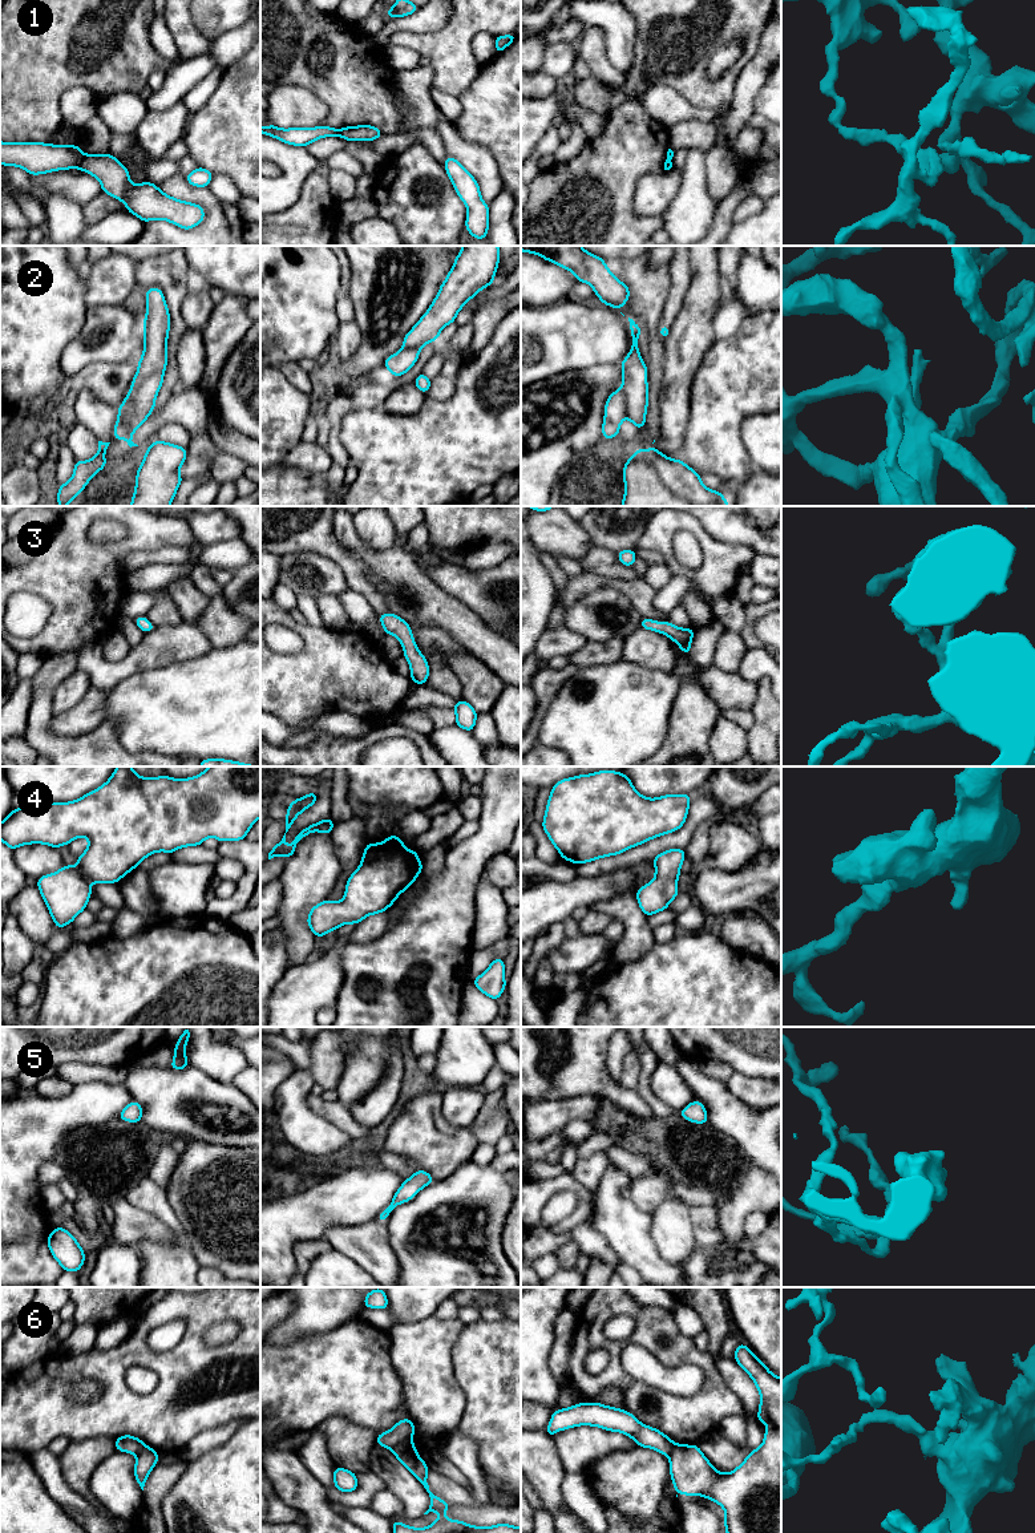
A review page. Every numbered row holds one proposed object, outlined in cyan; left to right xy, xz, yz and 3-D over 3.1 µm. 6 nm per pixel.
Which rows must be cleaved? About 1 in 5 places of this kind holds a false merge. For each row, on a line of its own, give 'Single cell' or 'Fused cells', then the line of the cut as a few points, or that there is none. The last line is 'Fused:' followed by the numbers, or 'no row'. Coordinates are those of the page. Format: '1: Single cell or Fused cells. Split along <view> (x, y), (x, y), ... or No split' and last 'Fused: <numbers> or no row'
1: Fused cells. Split along xy (83, 154), (77, 168)
2: Single cell. No split
3: Single cell. No split
4: Single cell. No split
5: Single cell. No split
6: Fused cells. Split along xz (411, 1438), (397, 1442), (391, 1448)
Fused: 1, 6

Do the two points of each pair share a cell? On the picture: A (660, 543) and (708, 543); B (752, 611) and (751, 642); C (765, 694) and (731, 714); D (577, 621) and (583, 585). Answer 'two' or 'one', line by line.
A: one
B: one
C: two
D: two

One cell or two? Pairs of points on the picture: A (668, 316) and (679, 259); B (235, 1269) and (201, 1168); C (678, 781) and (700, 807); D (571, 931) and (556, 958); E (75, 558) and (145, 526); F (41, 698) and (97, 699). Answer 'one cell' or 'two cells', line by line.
A: one cell
B: one cell
C: two cells
D: two cells
E: one cell
F: two cells

